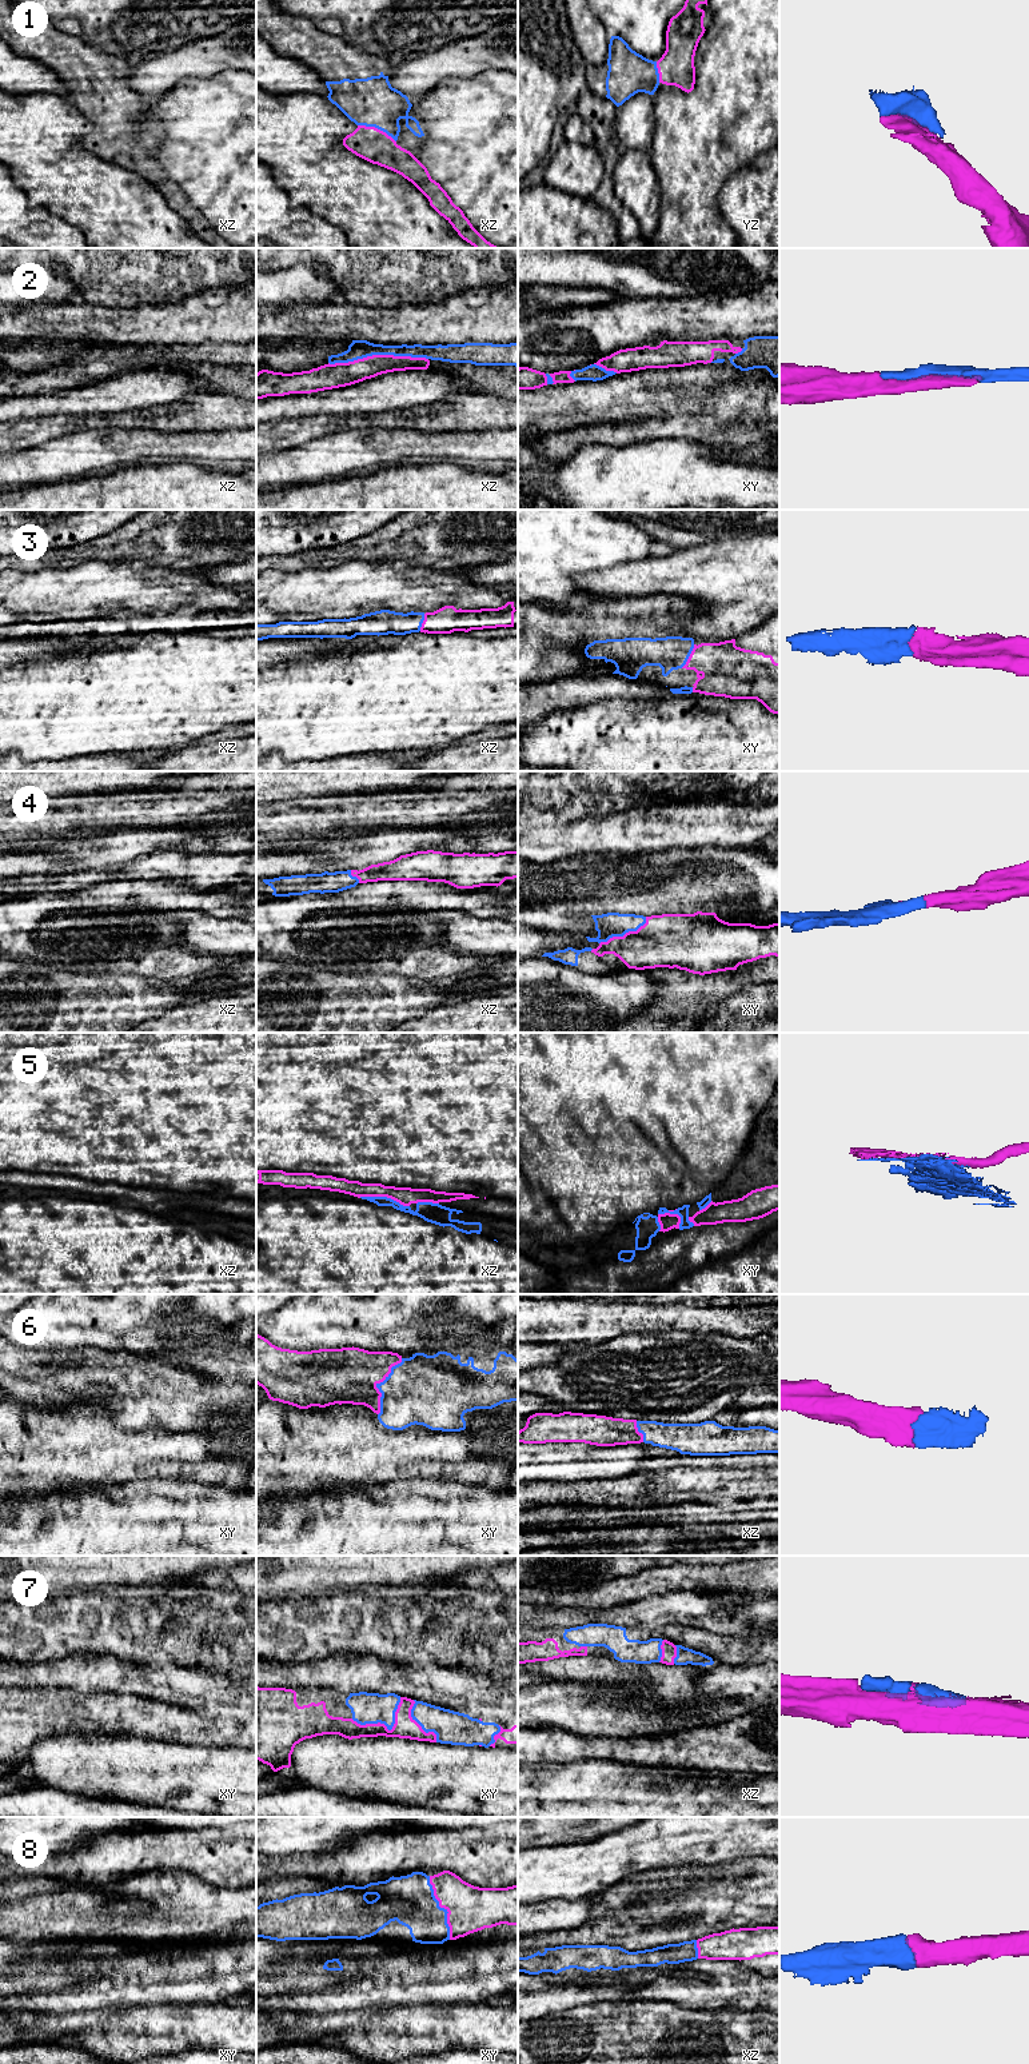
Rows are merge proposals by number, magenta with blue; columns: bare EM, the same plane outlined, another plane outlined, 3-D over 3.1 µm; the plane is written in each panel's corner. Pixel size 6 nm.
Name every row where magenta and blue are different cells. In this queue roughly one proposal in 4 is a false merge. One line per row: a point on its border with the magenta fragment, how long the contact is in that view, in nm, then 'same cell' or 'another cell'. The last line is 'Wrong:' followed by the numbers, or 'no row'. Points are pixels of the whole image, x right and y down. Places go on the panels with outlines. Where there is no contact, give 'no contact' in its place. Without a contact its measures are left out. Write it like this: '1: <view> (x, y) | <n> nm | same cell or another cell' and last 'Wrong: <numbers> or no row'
1: xz (377, 128) | 260 nm | same cell
2: xz (378, 355) | 600 nm | same cell
3: xy (689, 657) | 170 nm | same cell
4: xy (626, 933) | 340 nm | same cell
5: xz (385, 1196) | 300 nm | same cell
6: xy (375, 1385) | 380 nm | same cell
7: xy (386, 1727) | 340 nm | same cell
8: xy (442, 1907) | 400 nm | same cell
Wrong: no row

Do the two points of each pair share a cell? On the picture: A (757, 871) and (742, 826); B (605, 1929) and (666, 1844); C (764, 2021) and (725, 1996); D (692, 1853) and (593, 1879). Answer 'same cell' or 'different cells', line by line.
A: different cells
B: different cells
C: different cells
D: same cell

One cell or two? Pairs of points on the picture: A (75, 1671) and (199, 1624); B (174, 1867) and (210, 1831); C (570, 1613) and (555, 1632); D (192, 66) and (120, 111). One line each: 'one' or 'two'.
A: two
B: two
C: two
D: two

